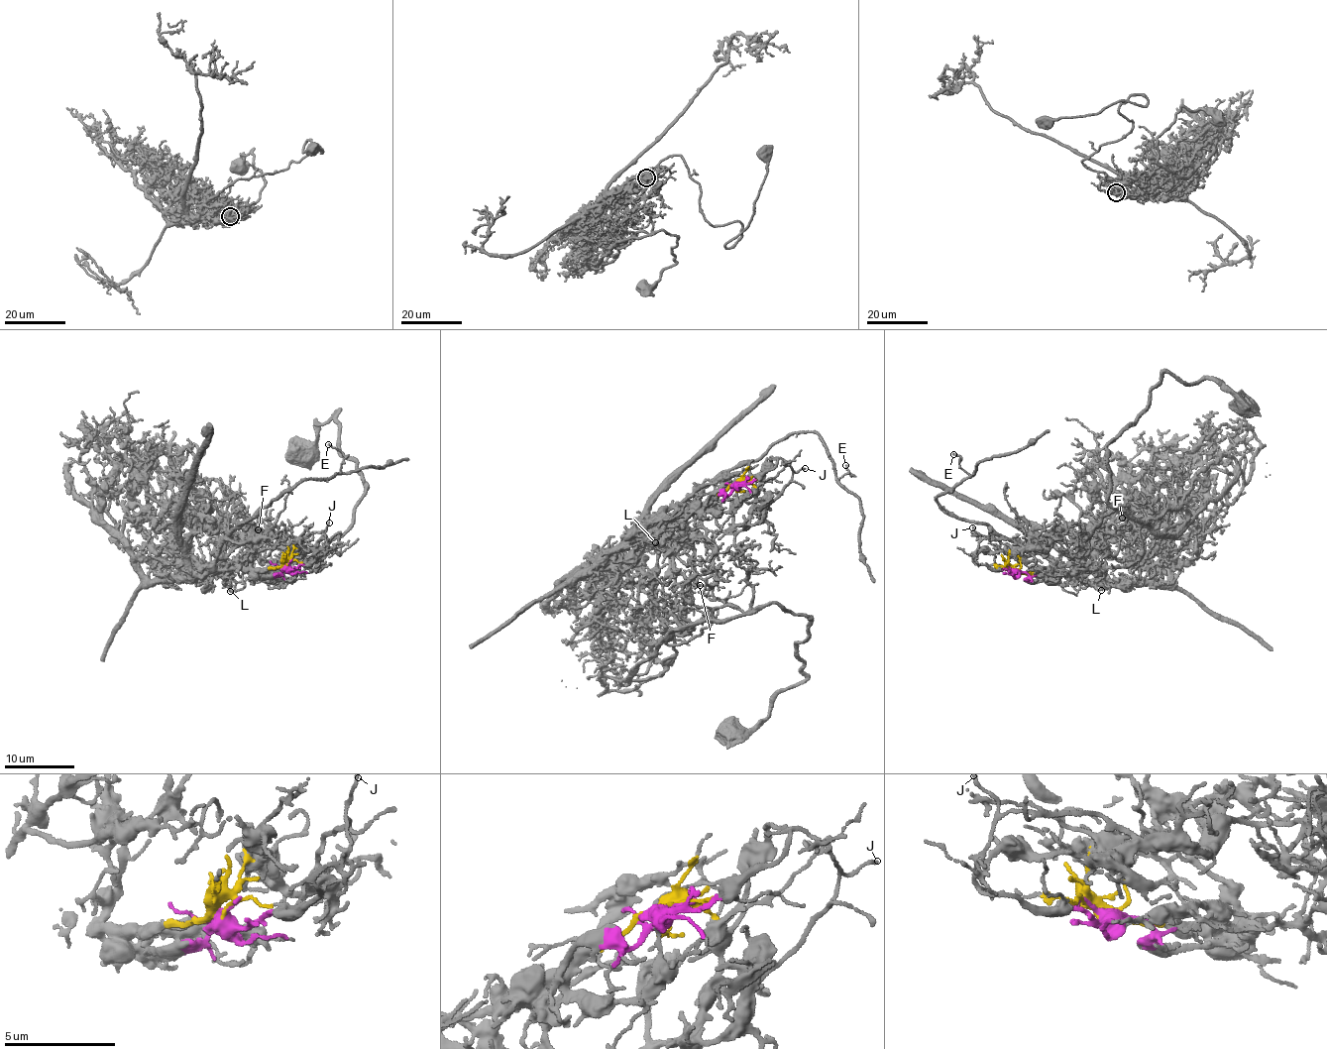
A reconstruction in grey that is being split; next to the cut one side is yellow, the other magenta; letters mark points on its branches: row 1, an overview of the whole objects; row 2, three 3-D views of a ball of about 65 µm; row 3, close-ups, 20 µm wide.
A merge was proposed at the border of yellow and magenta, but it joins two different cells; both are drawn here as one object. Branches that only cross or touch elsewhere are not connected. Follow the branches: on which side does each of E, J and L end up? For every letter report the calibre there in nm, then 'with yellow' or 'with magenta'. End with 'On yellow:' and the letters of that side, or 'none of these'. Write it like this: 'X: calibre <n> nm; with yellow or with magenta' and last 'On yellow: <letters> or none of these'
E: calibre 120 nm; with yellow
J: calibre 120 nm; with magenta
L: calibre 120 nm; with yellow
On yellow: E, L

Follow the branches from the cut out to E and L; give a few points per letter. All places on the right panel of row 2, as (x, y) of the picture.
E: (1015, 571), (1072, 576), (1031, 544), (1015, 543), (986, 524), (942, 510), (937, 496), (969, 475), (953, 454)
L: (1015, 571), (1042, 576), (1068, 574), (1086, 579), (1101, 589)

